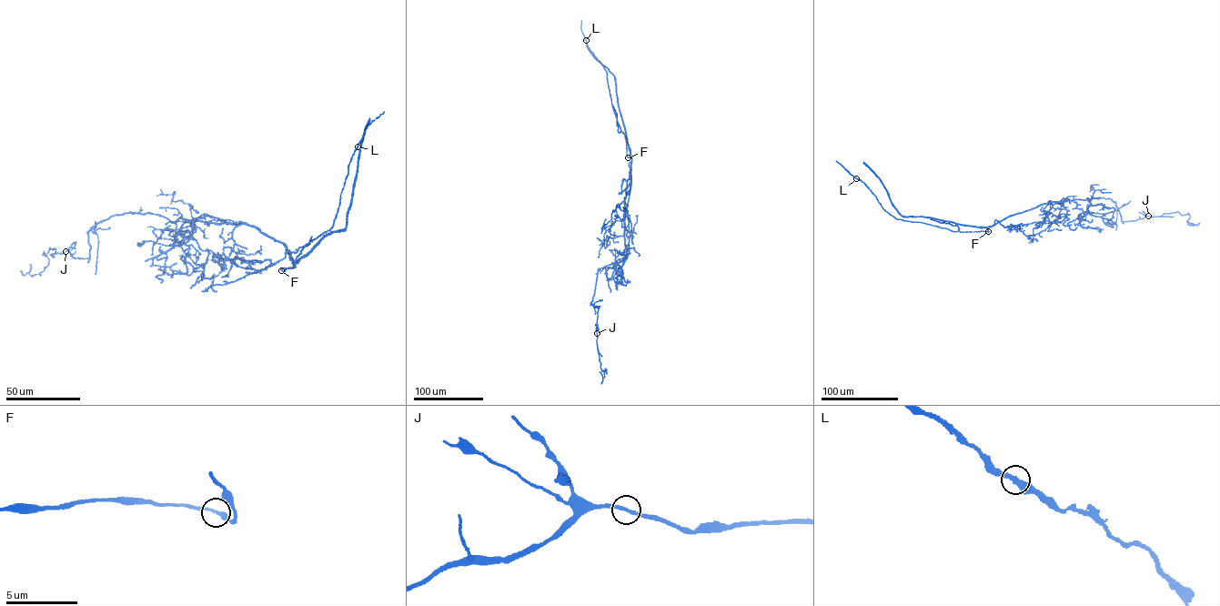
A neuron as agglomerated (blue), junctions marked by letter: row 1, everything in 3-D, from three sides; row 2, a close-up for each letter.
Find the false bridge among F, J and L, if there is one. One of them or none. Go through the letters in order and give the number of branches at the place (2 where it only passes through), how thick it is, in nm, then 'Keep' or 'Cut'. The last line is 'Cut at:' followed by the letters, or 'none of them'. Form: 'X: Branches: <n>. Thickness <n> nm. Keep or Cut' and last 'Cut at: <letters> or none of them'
F: Branches: 2. Thickness 200 nm. Keep
J: Branches: 2. Thickness 220 nm. Keep
L: Branches: 2. Thickness 280 nm. Keep
Cut at: none of them

